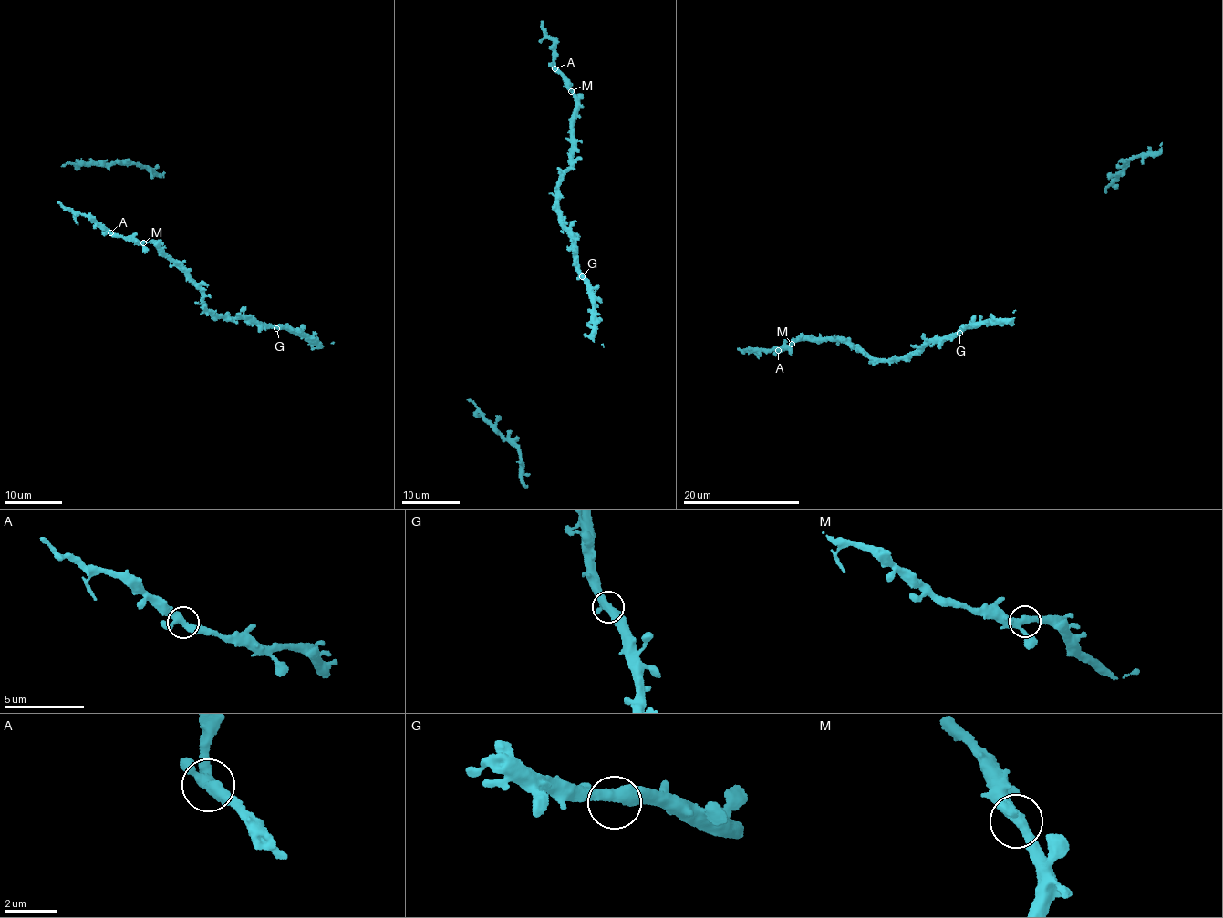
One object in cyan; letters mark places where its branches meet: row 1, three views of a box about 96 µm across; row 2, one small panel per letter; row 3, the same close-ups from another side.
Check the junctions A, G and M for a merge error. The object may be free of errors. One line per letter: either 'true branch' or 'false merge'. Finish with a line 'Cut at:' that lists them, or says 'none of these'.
A: true branch
G: true branch
M: true branch
Cut at: none of these

